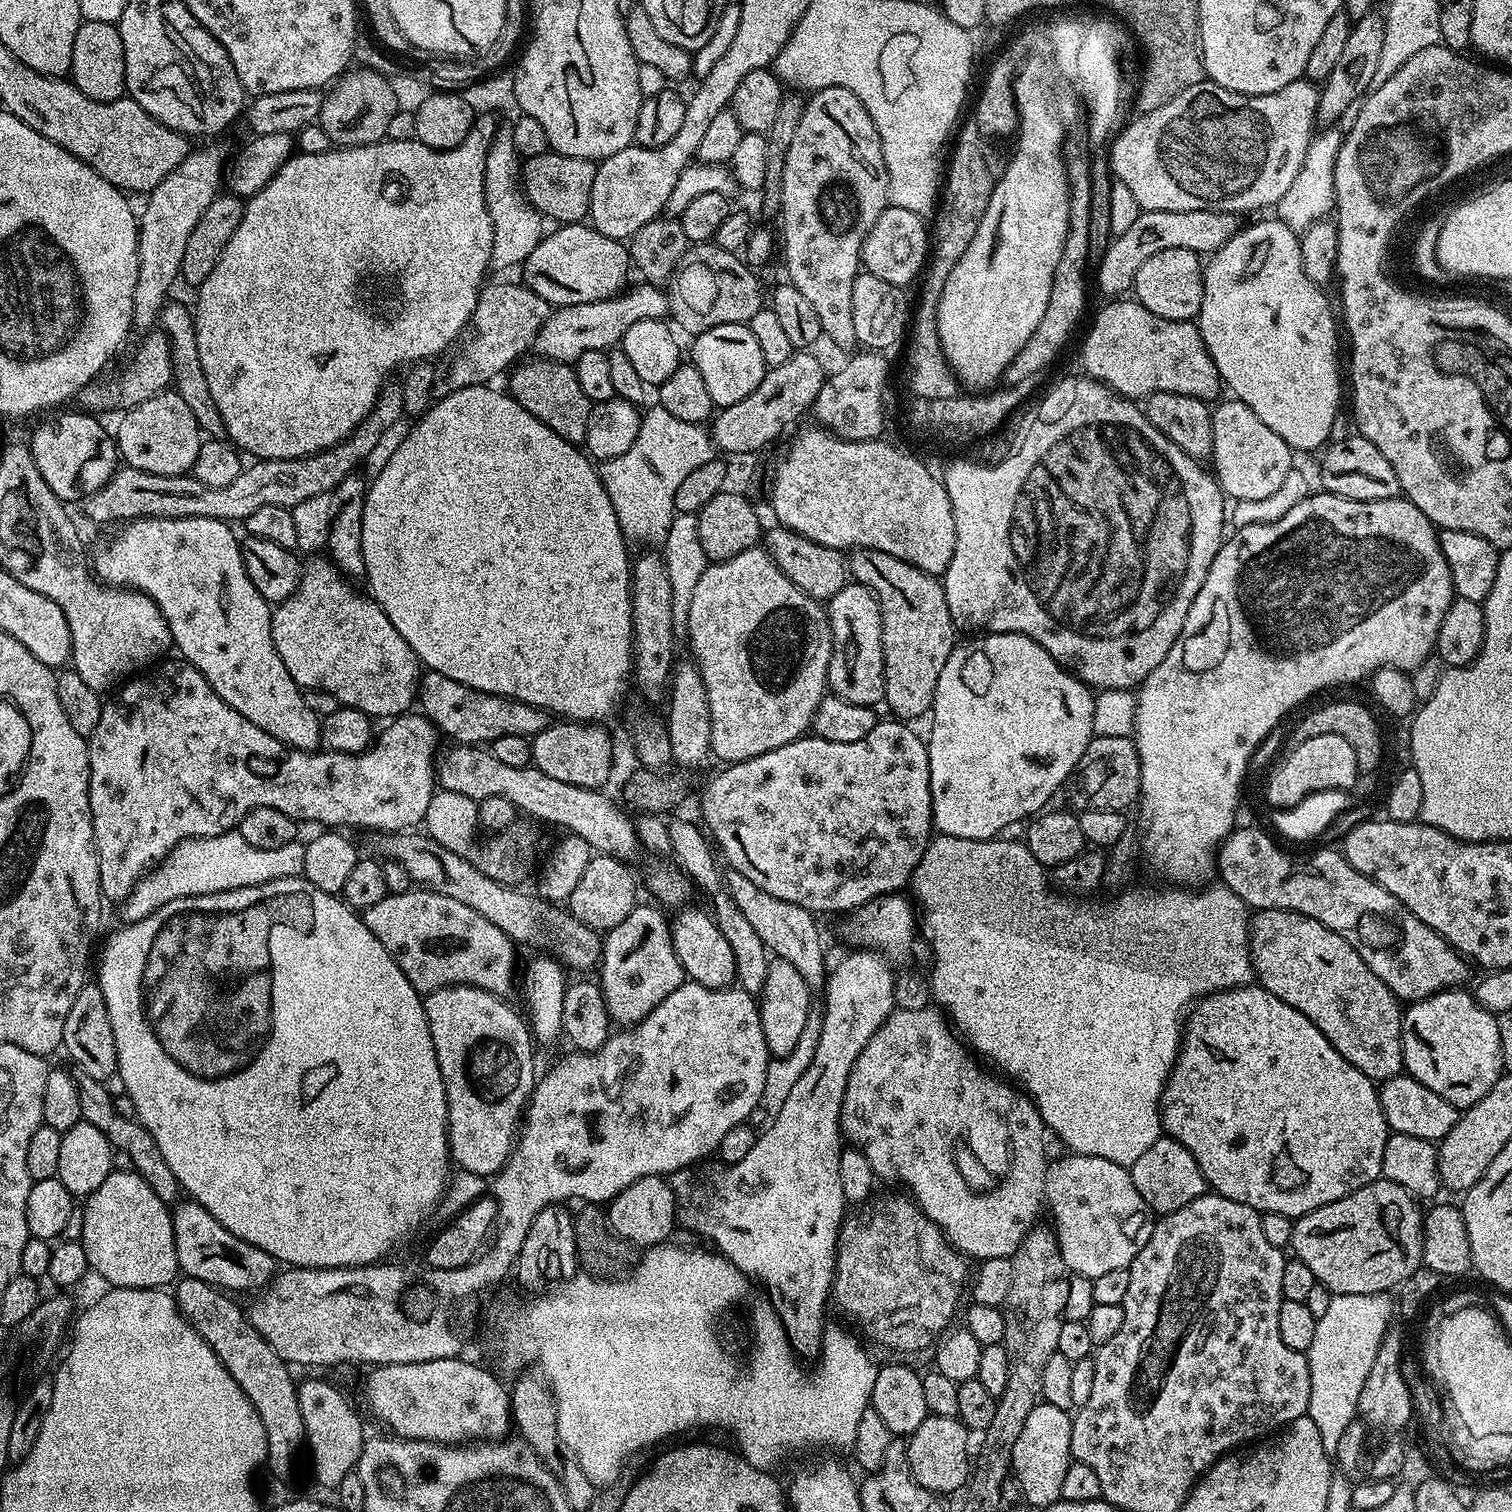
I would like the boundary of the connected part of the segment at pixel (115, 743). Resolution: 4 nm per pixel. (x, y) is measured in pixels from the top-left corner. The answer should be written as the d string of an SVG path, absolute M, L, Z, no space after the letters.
M175 658L169 664L161 663L156 672L156 680L144 680L141 684L125 683L119 689L116 700L103 701L98 726L94 726L91 736L87 737L88 761L90 762L90 810L92 811L92 825L96 839L96 853L100 863L100 894L105 901L117 900L123 902L128 899L132 888L144 876L147 876L157 865L163 863L183 840L201 840L207 836L221 836L223 832L233 831L239 825L240 819L250 810L258 806L270 806L274 810L282 810L292 820L303 822L309 820L312 824L324 824L328 830L349 830L348 828L373 828L383 834L400 834L411 824L419 825L426 814L426 806L430 806L430 798L434 791L434 757L436 752L436 728L423 714L405 714L395 717L392 724L384 733L375 737L374 743L362 752L329 752L327 750L305 750L289 748L278 738L266 734L254 722L242 718L238 710L231 708L224 699L208 684L208 679L192 664L183 659Z

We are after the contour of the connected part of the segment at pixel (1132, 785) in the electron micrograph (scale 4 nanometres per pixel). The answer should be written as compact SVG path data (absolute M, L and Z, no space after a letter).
M1093 736L1076 767L1074 784L1076 780L1076 788L1087 807L1094 810L1124 812L1135 800L1137 803L1141 799L1141 778L1140 755L1132 736L1122 738Z

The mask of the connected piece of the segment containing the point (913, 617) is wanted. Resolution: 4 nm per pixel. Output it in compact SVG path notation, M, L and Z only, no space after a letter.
M860 550L848 561L851 579L857 584L866 586L876 593L882 614L882 650L884 651L884 698L883 703L893 717L901 722L916 722L919 716L927 717L932 711L934 690L938 686L938 674L942 674L942 666L946 666L946 658L950 658L953 648L958 643L958 629L950 618L950 610L946 606L944 585L935 576L924 572L918 566L906 562L902 558L894 558L882 550Z

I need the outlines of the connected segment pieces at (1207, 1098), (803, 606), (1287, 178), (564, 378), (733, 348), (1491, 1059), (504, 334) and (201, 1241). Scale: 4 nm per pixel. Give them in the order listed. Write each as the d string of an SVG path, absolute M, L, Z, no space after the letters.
M1259 986L1216 992L1212 996L1205 996L1191 1009L1182 1032L1180 1055L1176 1057L1176 1065L1168 1075L1164 1095L1160 1098L1160 1123L1167 1135L1182 1142L1182 1146L1186 1146L1190 1154L1194 1154L1194 1162L1198 1162L1202 1170L1205 1185L1215 1195L1242 1202L1261 1214L1273 1212L1293 1218L1305 1216L1318 1206L1338 1202L1338 1198L1346 1198L1346 1194L1381 1179L1382 1150L1386 1150L1386 1142L1390 1135L1388 1123L1382 1114L1380 1093L1373 1080L1366 1078L1366 1074L1362 1074L1354 1066L1350 1066L1350 1062L1346 1062L1346 1058L1342 1058L1338 1050L1334 1050L1330 1042L1326 1042L1322 1030L1318 1030L1318 1026L1314 1026L1314 1022L1306 1018L1306 1014L1294 1010L1294 1006L1286 1006L1282 998L1274 998L1274 994Z
M757 546L738 554L729 560L709 563L708 569L698 578L698 587L694 590L694 598L690 598L690 614L688 615L688 631L686 639L692 643L691 655L694 663L706 682L706 694L710 702L710 742L712 743L711 755L724 760L725 765L740 764L750 758L758 758L758 754L766 754L770 750L778 750L778 746L786 746L790 742L800 739L812 727L812 719L826 695L828 688L828 667L832 657L832 627L828 621L828 613L821 601L810 598L786 574L782 574L772 557L763 547Z
M1301 78L1290 82L1282 90L1274 94L1262 94L1261 96L1243 96L1237 92L1226 90L1222 86L1212 83L1211 80L1201 79L1194 86L1182 90L1166 106L1158 106L1158 110L1137 115L1137 120L1130 119L1123 125L1123 128L1116 136L1114 143L1110 148L1110 161L1113 177L1119 183L1127 186L1134 193L1134 198L1138 198L1138 206L1145 212L1177 212L1178 210L1210 210L1211 212L1231 212L1241 214L1240 212L1256 212L1259 208L1271 209L1277 205L1286 190L1289 190L1290 184L1297 178L1298 172L1302 169L1303 160L1306 158L1307 148L1310 146L1314 129L1312 127L1318 124L1318 113L1320 110L1321 89L1313 81L1307 78Z
M525 359L511 369L512 377L508 380L507 391L527 412L534 414L538 422L554 430L554 434L558 434L571 444L583 445L593 401L588 400L586 394L582 394L582 386L578 386L575 367L572 364L563 364L561 360L535 359Z
M747 323L714 326L697 335L691 342L691 363L695 364L698 374L702 374L702 382L706 382L706 390L710 390L710 398L717 409L742 402L742 398L746 398L746 394L750 394L758 382L762 382L766 365L762 350Z
M1457 986L1409 1003L1400 1022L1407 1075L1434 1090L1438 1098L1446 1098L1457 1110L1474 1106L1504 1072L1498 1019L1478 1003L1471 991L1464 990Z
M487 283L481 289L467 328L461 333L460 339L447 357L449 360L446 370L444 372L442 370L437 379L437 395L447 395L478 384L485 385L502 370L507 371L526 354L524 352L528 348L530 350L535 345L537 335L551 313L552 306L523 283Z
M181 1202L175 1205L172 1212L174 1226L174 1242L176 1257L180 1263L179 1271L184 1276L193 1276L207 1284L215 1284L229 1293L259 1293L272 1283L278 1272L278 1261L266 1250L258 1250L258 1246L250 1246L250 1242L242 1242L230 1230L226 1230L200 1204Z

